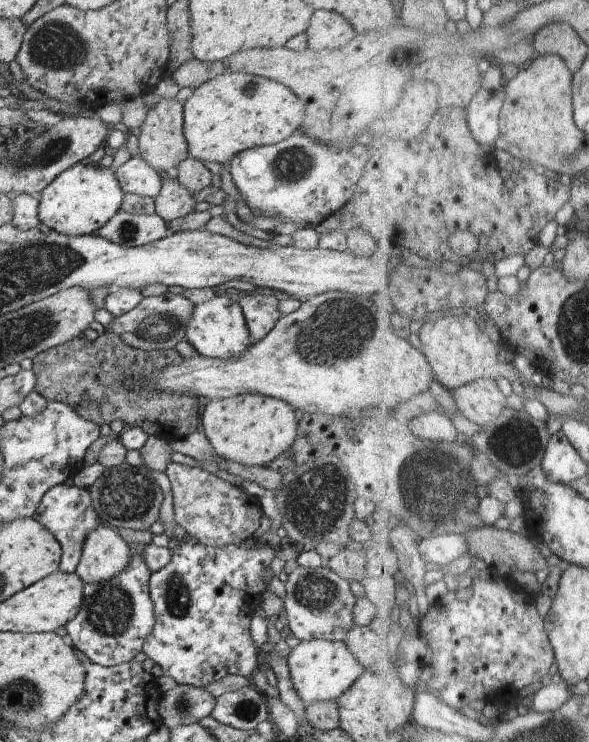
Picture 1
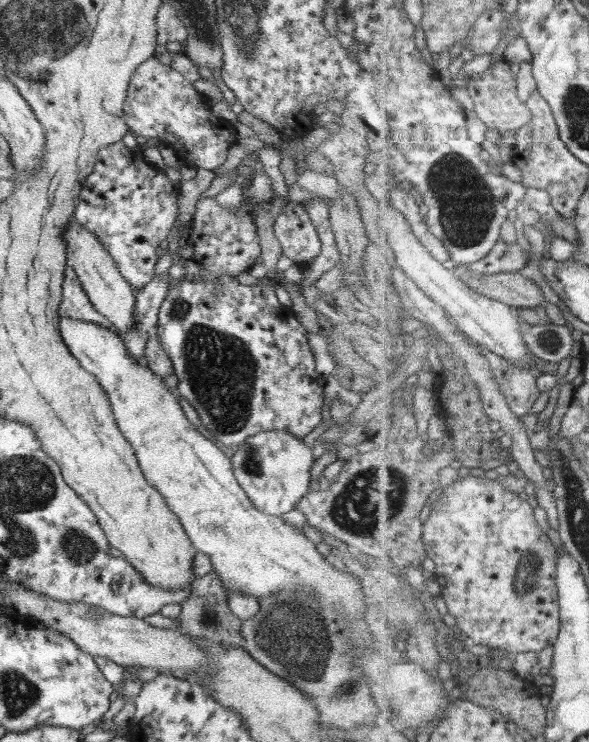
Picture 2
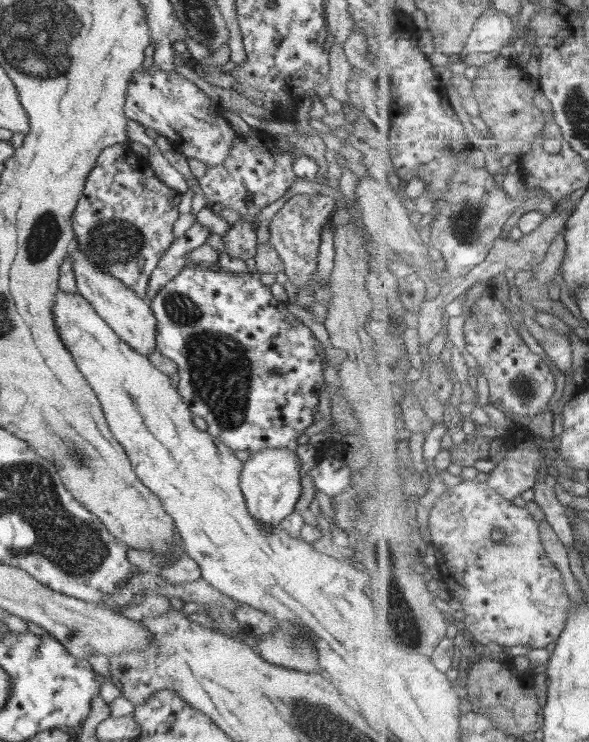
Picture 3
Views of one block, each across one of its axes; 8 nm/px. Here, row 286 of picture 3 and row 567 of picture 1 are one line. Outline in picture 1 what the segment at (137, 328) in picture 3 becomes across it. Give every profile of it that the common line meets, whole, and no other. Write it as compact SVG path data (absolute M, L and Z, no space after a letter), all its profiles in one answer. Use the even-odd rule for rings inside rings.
M104 525L87 534L75 572L85 583L107 581L118 576L132 558L132 547L115 528Z

